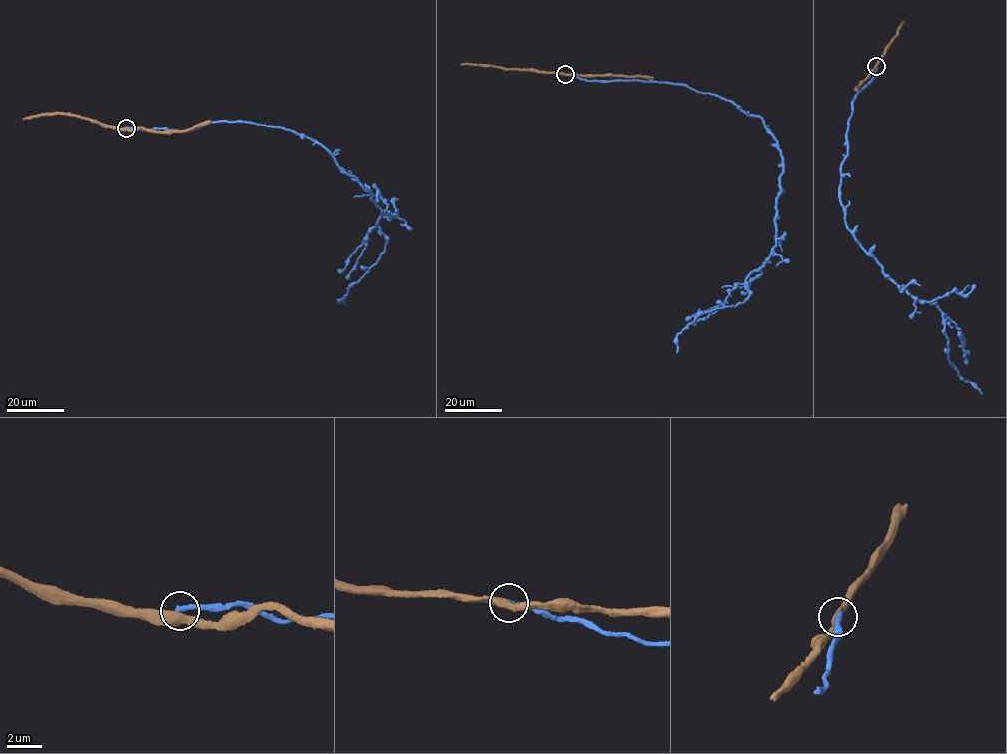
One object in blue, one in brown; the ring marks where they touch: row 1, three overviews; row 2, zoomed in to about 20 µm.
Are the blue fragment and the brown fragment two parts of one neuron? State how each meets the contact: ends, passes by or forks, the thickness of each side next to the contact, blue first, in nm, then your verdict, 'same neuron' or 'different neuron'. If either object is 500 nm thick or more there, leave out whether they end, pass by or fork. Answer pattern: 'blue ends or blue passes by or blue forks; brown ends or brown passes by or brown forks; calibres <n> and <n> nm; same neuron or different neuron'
blue ends; brown passes by; calibres 280 and 480 nm; different neuron

